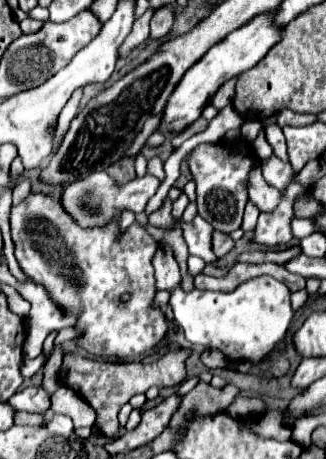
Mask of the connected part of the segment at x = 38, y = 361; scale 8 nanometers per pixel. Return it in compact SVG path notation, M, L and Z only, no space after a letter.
M38 356L34 360L24 360L22 366L20 366L20 374L24 378L32 378L42 368L42 364L44 364L44 356Z

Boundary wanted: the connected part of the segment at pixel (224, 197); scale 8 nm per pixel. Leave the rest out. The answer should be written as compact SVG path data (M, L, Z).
M238 140L234 144L200 144L190 154L190 174L196 182L198 192L198 214L214 228L224 234L230 234L240 228L244 206L248 202L246 192L246 178L254 164L254 154L250 146L244 140Z

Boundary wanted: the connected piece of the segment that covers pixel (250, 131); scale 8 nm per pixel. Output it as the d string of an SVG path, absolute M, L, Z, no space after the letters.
M247 120L240 129L241 137L247 142L251 142L257 137L261 129L262 129L262 124L260 121Z

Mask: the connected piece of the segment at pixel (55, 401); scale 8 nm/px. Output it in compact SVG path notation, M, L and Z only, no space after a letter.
M61 386L51 396L50 408L56 414L70 416L72 422L74 422L74 428L80 428L80 426L90 428L94 424L94 420L96 420L92 408L86 406L86 402L66 386Z

